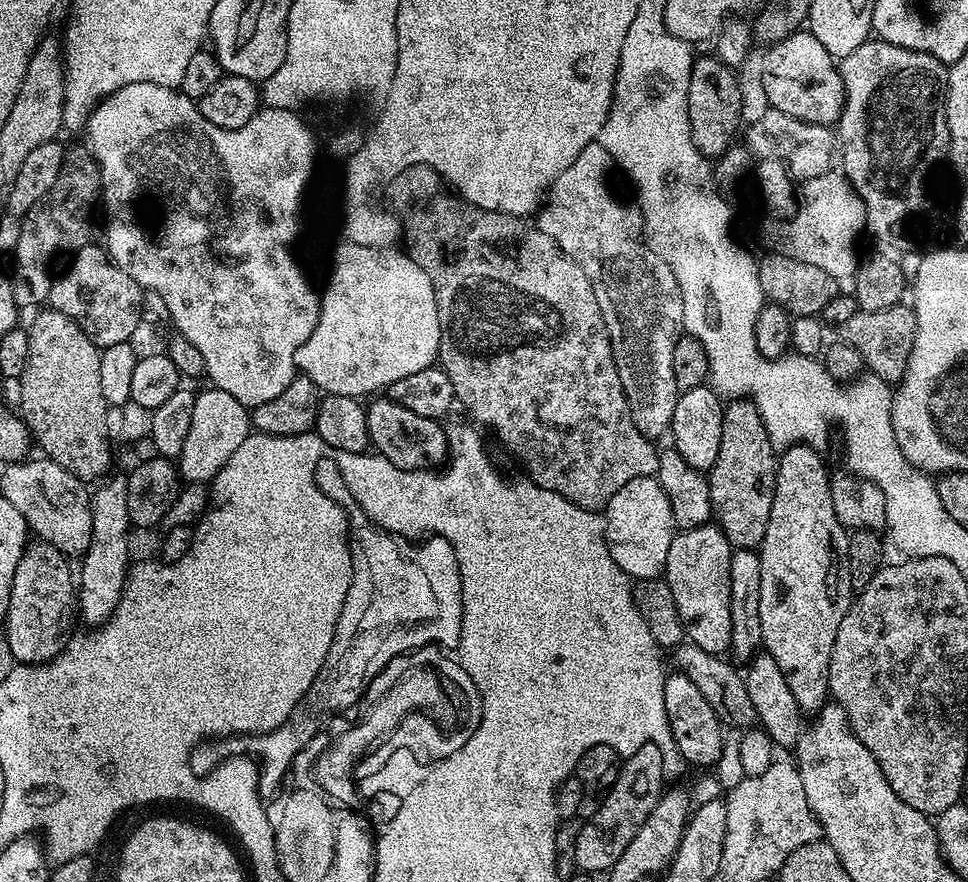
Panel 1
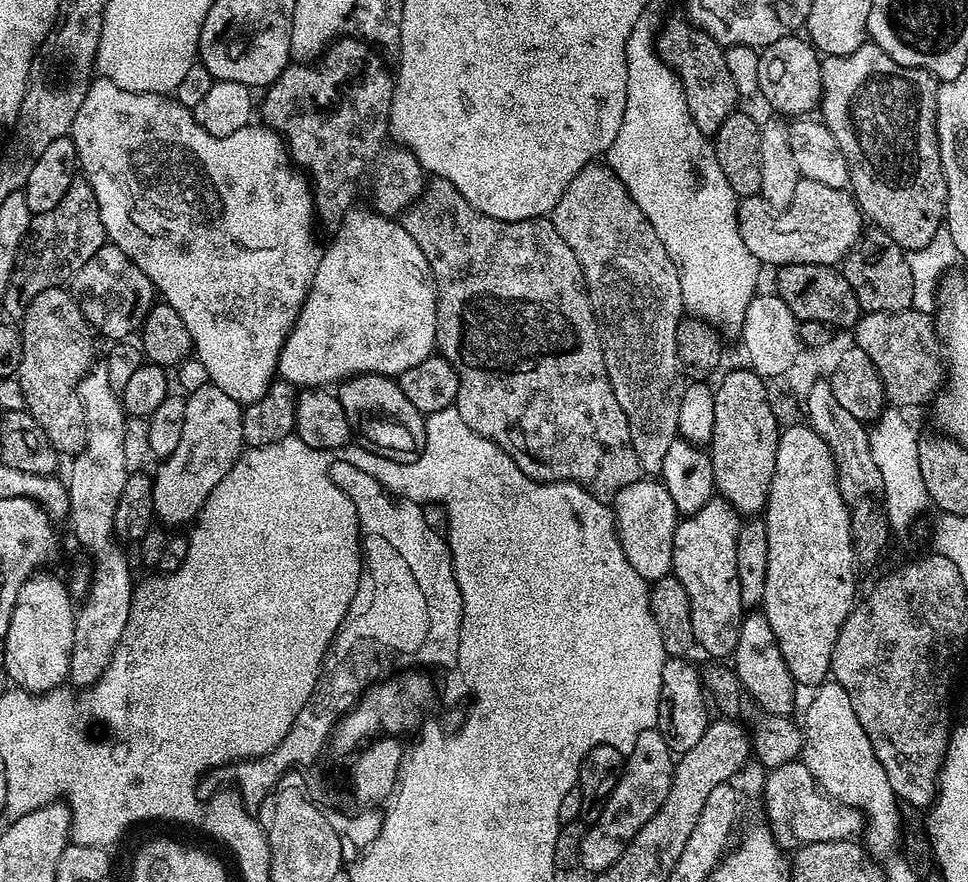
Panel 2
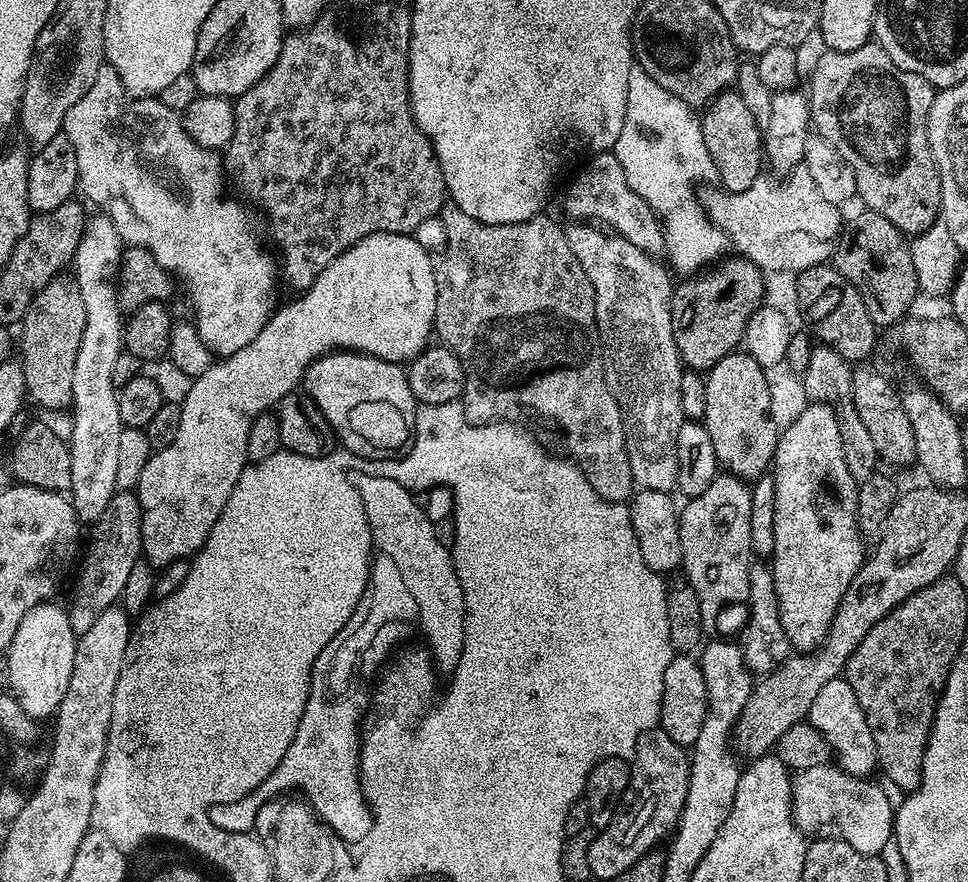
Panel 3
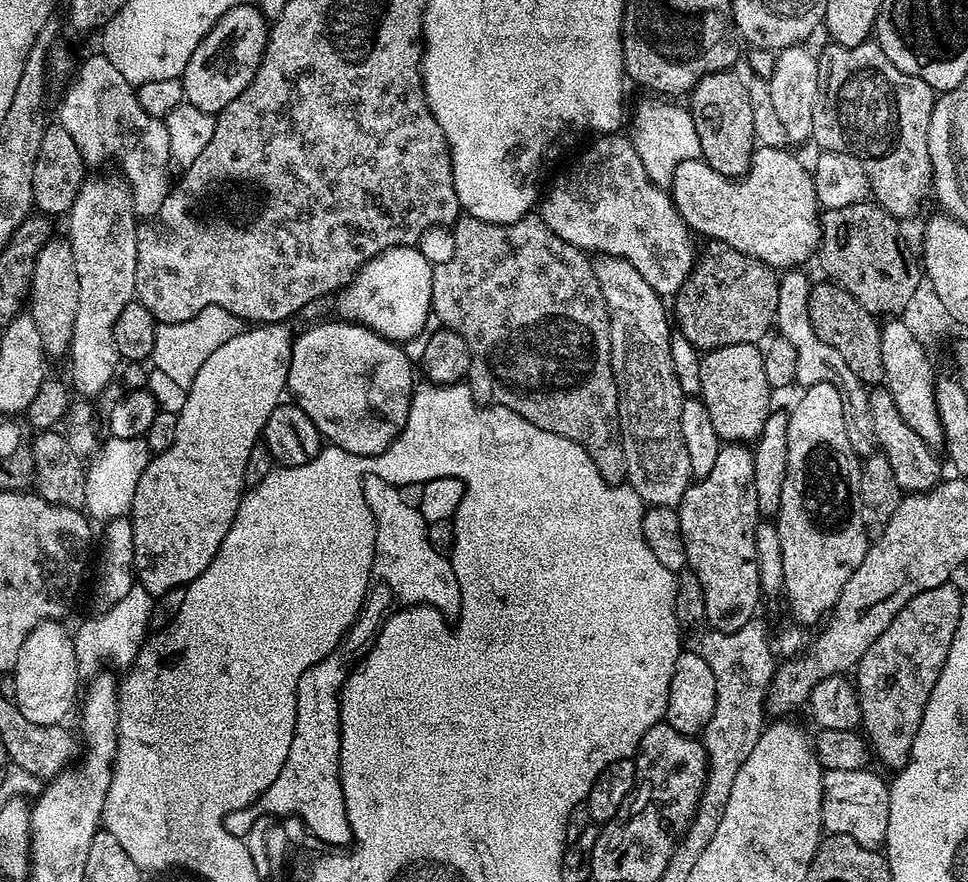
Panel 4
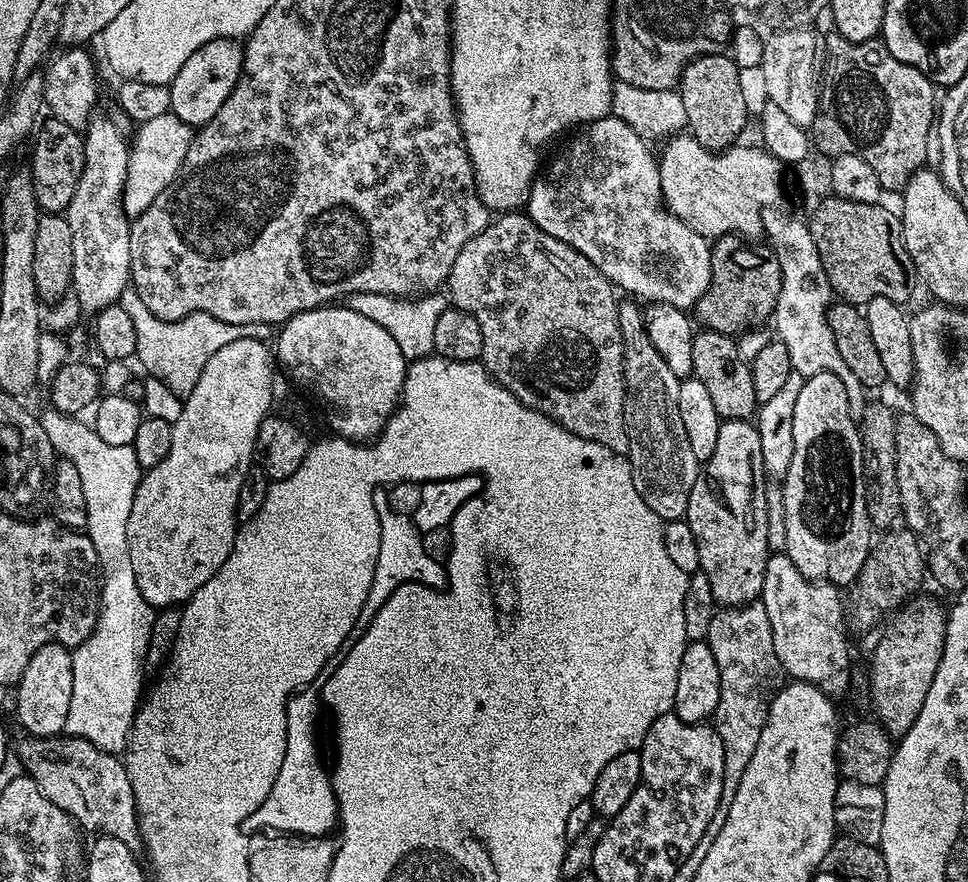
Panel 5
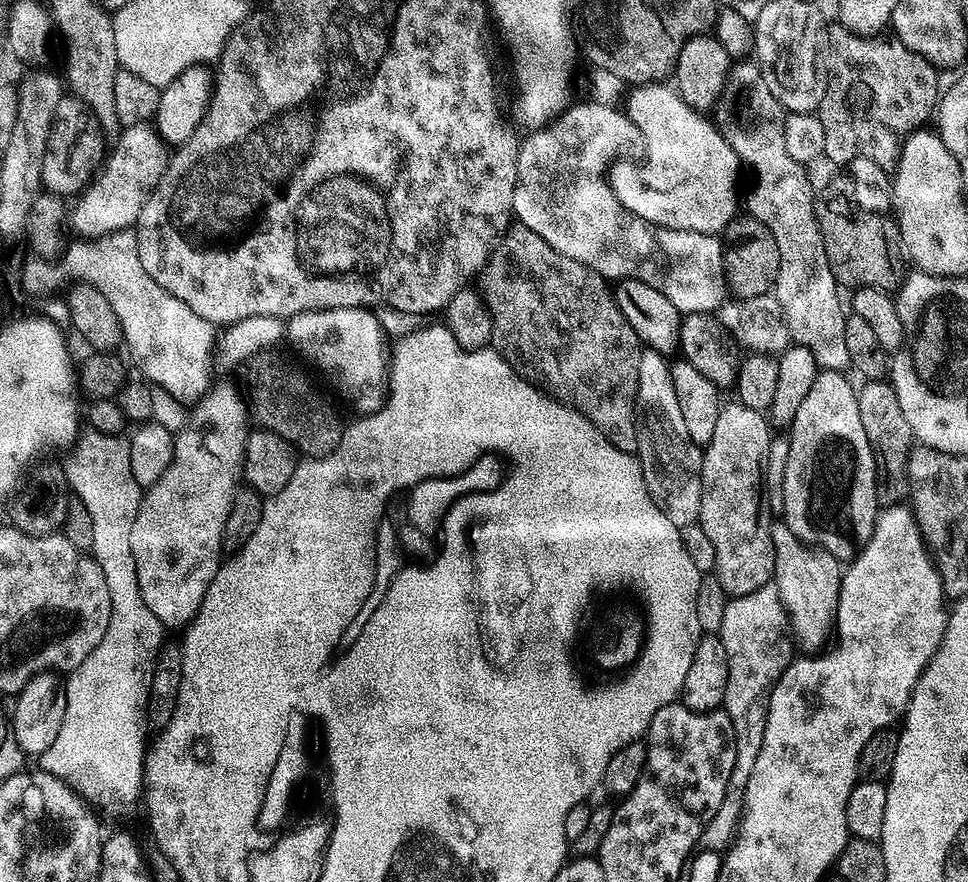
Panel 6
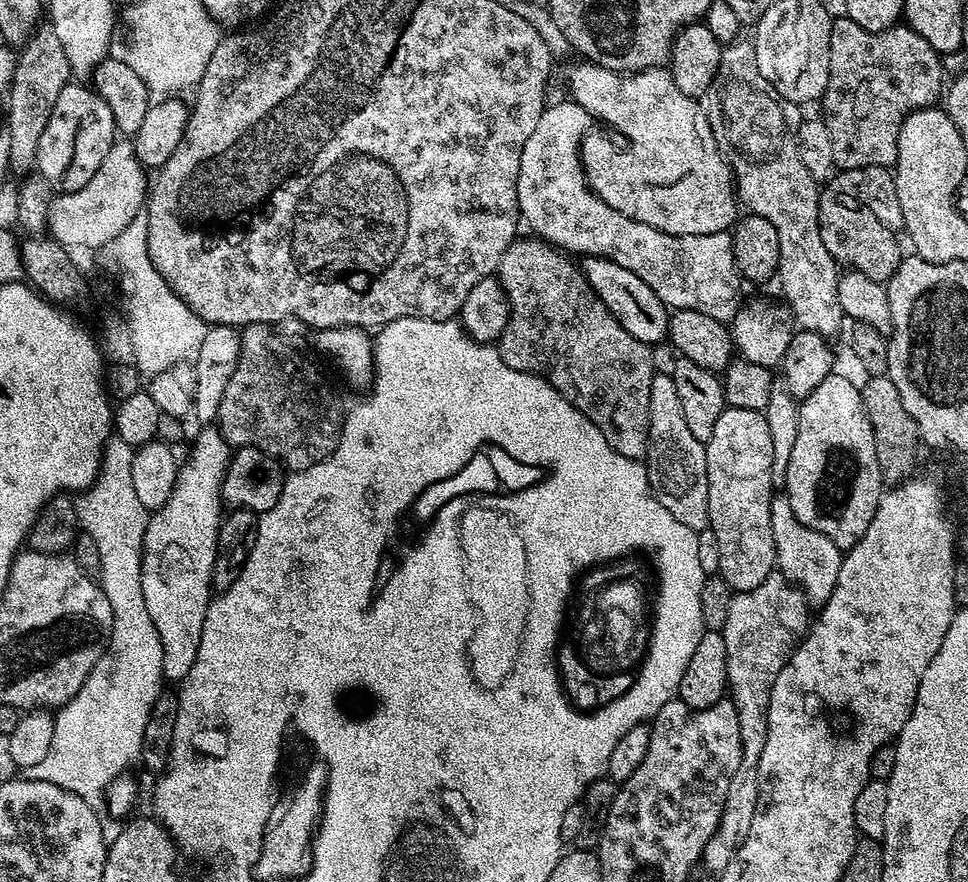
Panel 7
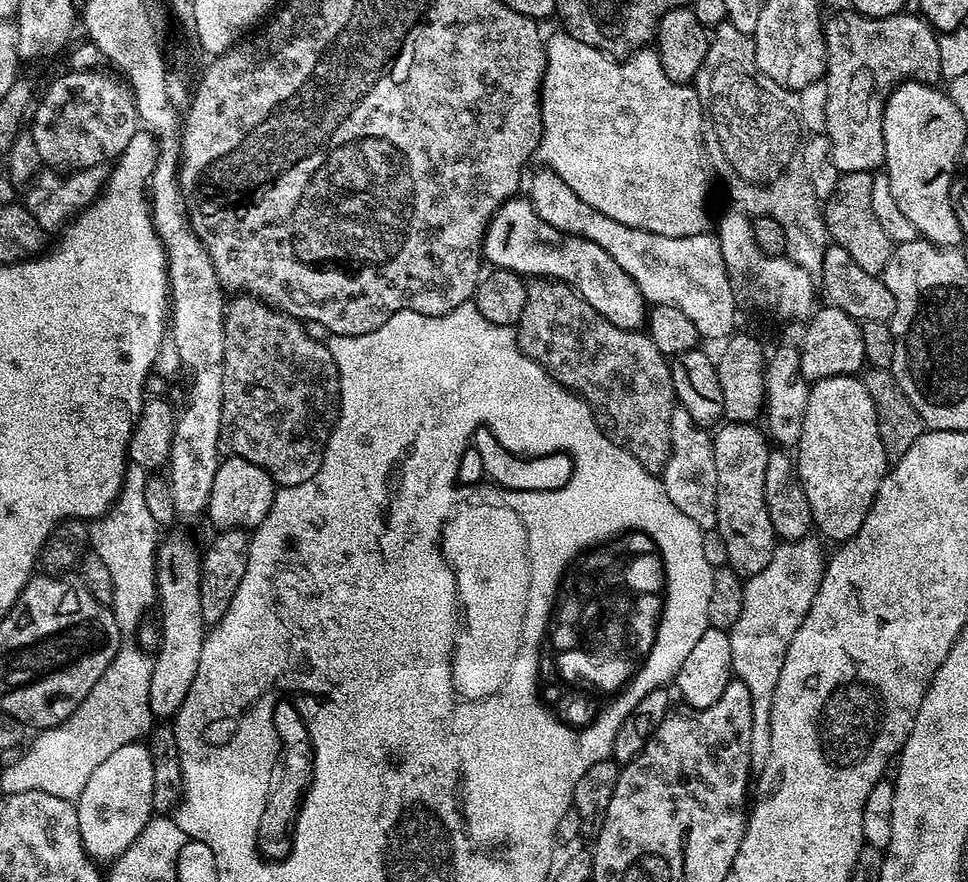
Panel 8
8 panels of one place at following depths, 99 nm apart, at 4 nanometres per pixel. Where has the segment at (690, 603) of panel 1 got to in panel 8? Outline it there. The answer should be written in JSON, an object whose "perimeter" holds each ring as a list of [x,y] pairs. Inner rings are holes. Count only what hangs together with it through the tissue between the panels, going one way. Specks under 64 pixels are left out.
{"perimeter":[[[728,422],[719,429],[719,431],[721,430],[720,433],[715,433],[712,441],[714,466],[716,467],[715,531],[720,533],[722,542],[726,542],[727,567],[733,568],[735,572],[740,573],[741,577],[744,578],[766,570],[766,562],[770,562],[778,543],[776,531],[770,522],[770,514],[766,511],[766,494],[764,493],[766,462],[768,461],[770,444],[766,439],[765,433],[761,429],[760,433],[756,427],[755,423],[736,424]]]}

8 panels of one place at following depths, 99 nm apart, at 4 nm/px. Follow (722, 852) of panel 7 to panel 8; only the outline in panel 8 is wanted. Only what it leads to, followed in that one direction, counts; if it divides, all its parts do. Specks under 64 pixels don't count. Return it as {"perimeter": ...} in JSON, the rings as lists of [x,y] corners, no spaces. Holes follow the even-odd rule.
{"perimeter":[[[809,534],[799,540],[777,543],[770,562],[766,562],[766,570],[744,580],[742,614],[738,614],[738,622],[728,632],[735,679],[750,690],[754,706],[750,758],[756,770],[763,769],[770,758],[770,710],[778,676],[782,674],[782,662],[786,662],[786,650],[790,650],[790,642],[794,642],[794,634],[798,634],[798,626],[802,626],[824,577],[826,556],[820,553],[819,542],[815,535]]]}

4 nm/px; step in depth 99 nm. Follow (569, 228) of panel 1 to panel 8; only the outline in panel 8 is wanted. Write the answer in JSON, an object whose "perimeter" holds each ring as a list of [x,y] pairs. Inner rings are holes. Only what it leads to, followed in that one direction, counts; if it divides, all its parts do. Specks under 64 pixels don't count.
{"perimeter":[[[679,406],[673,410],[670,418],[672,455],[664,467],[662,483],[670,502],[702,530],[712,530],[716,526],[716,467],[712,441],[709,429],[697,426],[687,410]]]}

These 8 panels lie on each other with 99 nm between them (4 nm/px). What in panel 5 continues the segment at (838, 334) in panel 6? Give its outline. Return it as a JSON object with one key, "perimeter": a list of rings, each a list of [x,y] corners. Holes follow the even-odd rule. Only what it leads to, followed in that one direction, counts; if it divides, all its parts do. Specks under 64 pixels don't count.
{"perimeter":[[[772,206],[765,207],[760,214],[763,235],[768,235],[767,243],[774,249],[780,269],[782,270],[782,290],[778,294],[776,309],[770,317],[771,323],[776,323],[775,335],[786,346],[787,353],[792,363],[792,371],[799,376],[810,377],[814,374],[834,374],[846,386],[846,398],[850,406],[850,414],[854,418],[859,418],[866,403],[866,389],[854,378],[854,373],[850,371],[850,366],[846,366],[842,354],[838,354],[838,345],[834,343],[834,334],[828,325],[828,310],[834,303],[834,293],[830,282],[826,278],[826,270],[822,270],[822,258],[818,258],[818,246],[814,246],[814,238],[808,229],[807,219],[799,220],[796,216],[783,216]]]}

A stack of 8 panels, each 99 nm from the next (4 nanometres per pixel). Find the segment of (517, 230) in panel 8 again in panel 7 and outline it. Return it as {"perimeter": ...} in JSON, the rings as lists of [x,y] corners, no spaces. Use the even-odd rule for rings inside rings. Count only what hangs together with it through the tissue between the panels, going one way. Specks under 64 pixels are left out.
{"perimeter":[[[585,256],[582,260],[582,271],[594,294],[602,298],[606,310],[614,314],[614,318],[618,318],[620,325],[630,334],[634,334],[638,342],[656,346],[660,339],[663,341],[667,337],[670,309],[660,301],[658,294],[654,294],[654,290],[650,290],[646,282],[642,282],[642,278],[638,278],[638,274],[634,274],[634,270],[626,270],[626,266],[618,266],[618,262],[601,256]]]}

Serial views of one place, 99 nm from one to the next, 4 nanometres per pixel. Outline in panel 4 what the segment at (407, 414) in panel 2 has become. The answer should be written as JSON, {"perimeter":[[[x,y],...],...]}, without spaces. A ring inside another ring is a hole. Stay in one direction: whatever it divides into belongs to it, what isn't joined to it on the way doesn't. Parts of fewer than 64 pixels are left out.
{"perimeter":[[[324,320],[310,327],[307,327],[301,335],[300,333],[293,339],[290,366],[287,370],[287,391],[293,398],[293,401],[299,405],[300,409],[306,413],[315,424],[315,428],[321,434],[321,437],[328,441],[333,447],[346,450],[349,456],[365,457],[376,456],[388,449],[393,441],[396,440],[397,434],[403,430],[406,418],[409,414],[409,406],[412,404],[412,394],[415,391],[414,385],[414,366],[411,360],[406,356],[404,349],[395,341],[387,340],[384,336],[378,335],[376,332],[369,330],[364,325],[351,321]]]}

